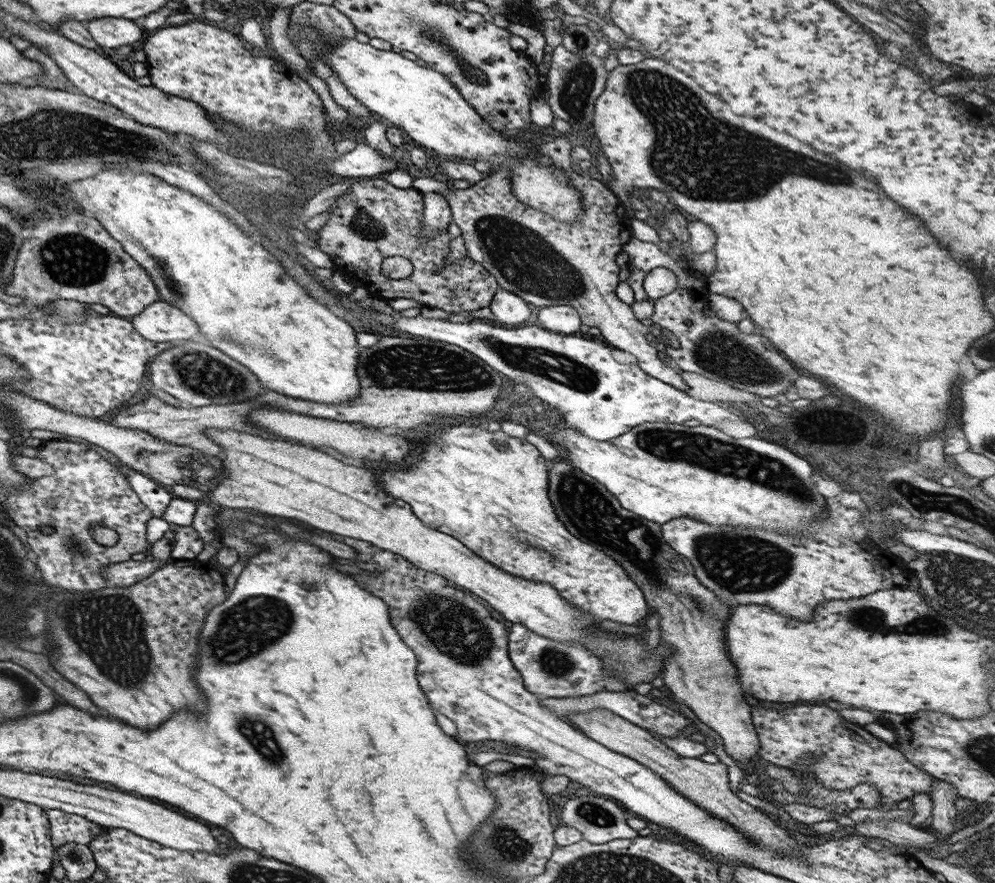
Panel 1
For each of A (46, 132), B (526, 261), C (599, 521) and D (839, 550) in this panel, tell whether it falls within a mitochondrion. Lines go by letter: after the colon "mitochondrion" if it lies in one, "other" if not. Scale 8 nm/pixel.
A: mitochondrion
B: mitochondrion
C: mitochondrion
D: other

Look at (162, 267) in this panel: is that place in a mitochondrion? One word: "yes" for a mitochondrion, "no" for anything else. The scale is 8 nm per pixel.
yes

